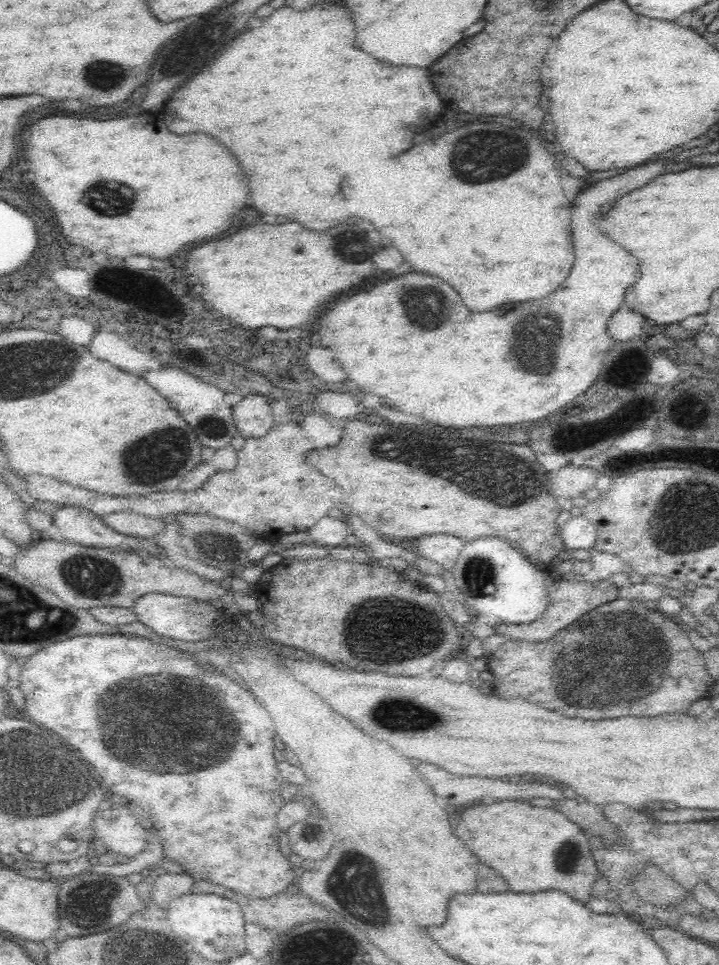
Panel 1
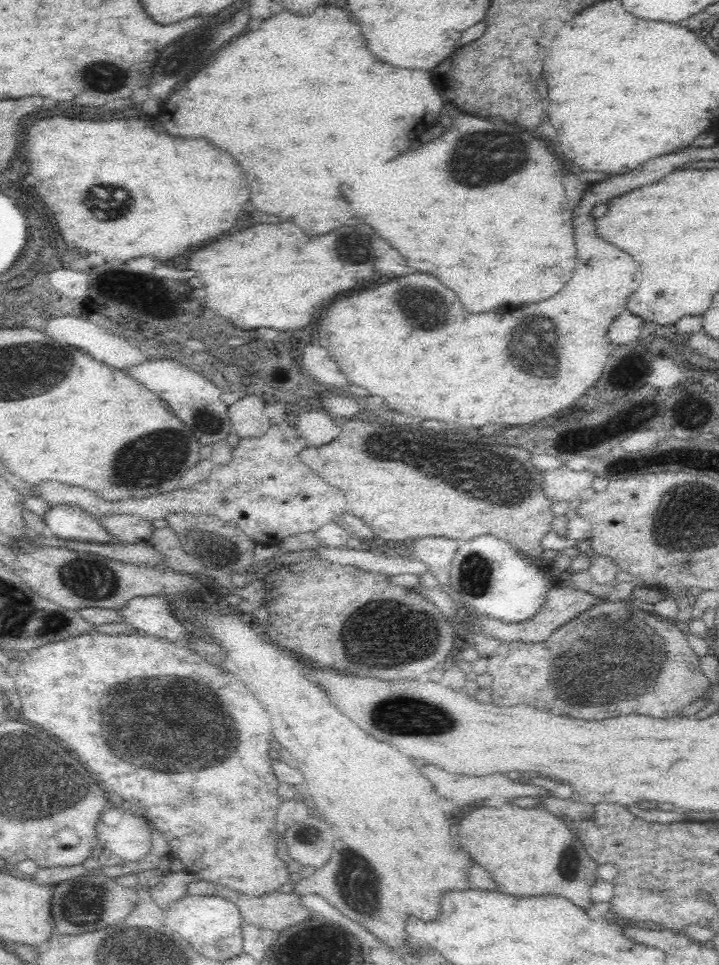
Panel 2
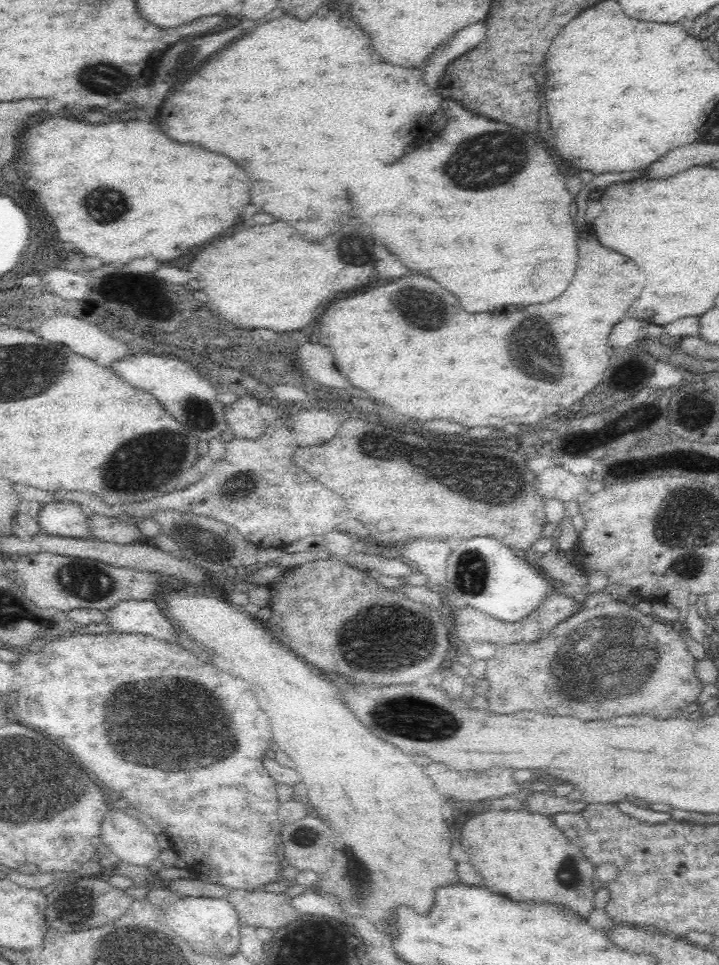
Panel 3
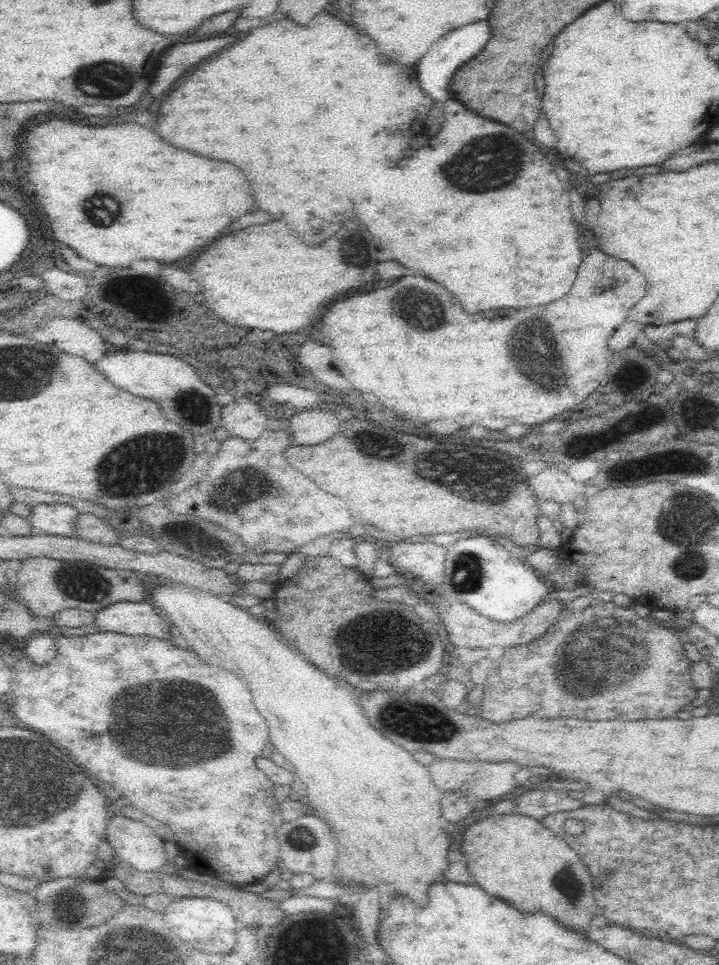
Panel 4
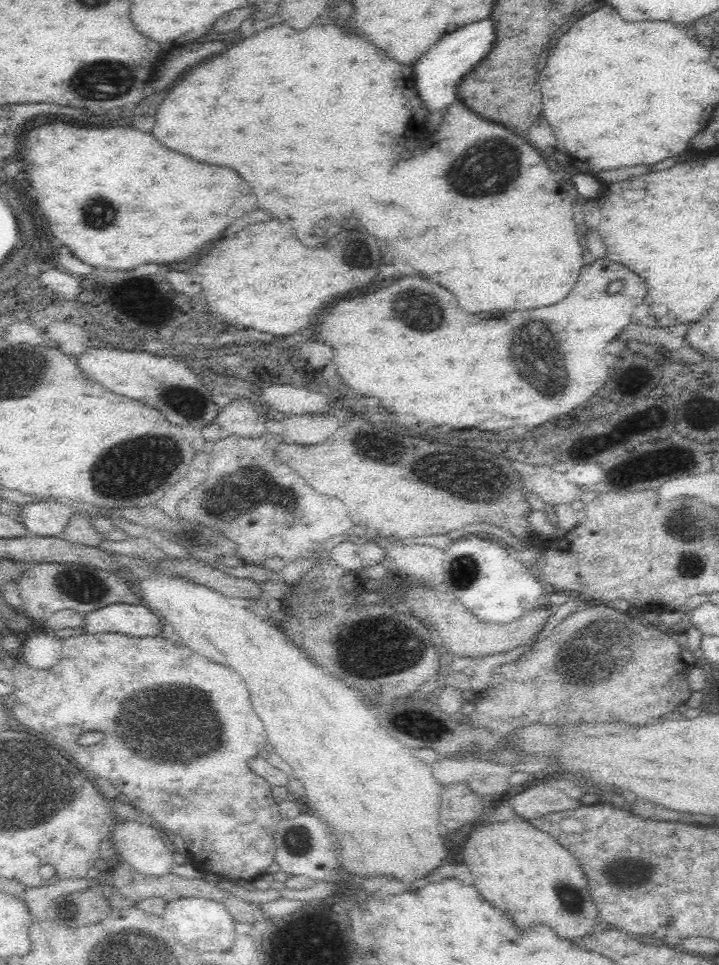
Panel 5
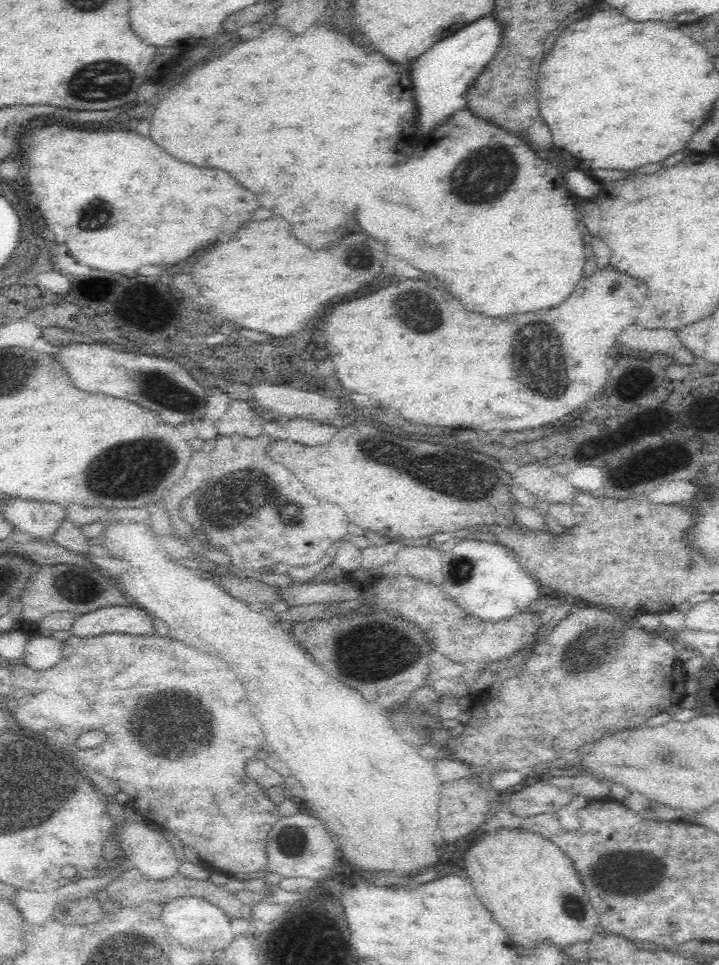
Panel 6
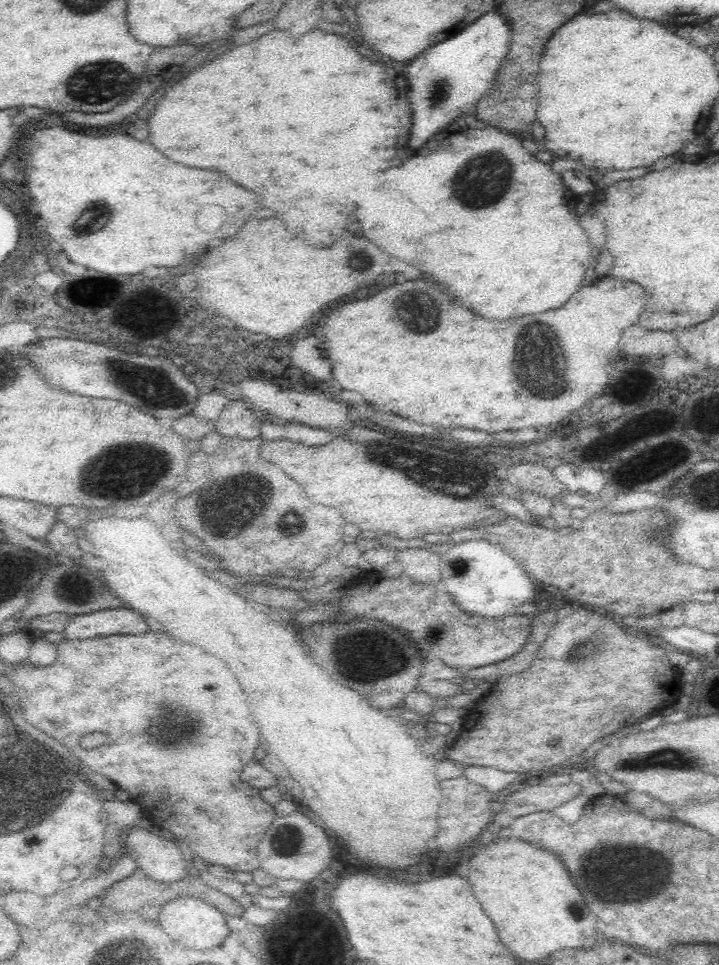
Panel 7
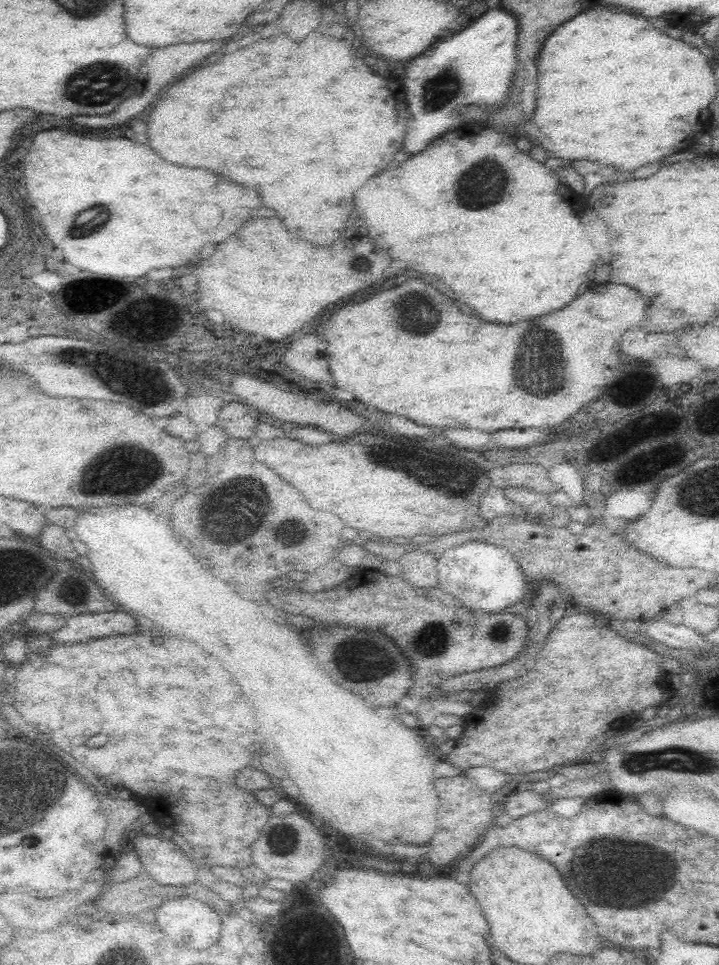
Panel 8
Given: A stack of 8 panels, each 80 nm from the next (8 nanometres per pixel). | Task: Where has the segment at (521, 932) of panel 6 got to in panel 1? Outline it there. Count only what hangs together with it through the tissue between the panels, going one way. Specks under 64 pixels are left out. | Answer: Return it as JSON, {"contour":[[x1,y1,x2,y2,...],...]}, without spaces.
{"contour":[[520,800,500,801,490,806,470,806,462,812,456,834,474,857,479,858,482,864,495,870,502,880,508,882,512,892,528,894,538,890,560,890,574,900,586,904,592,898,593,885,602,876,590,853,587,831,552,807,531,806]]}

